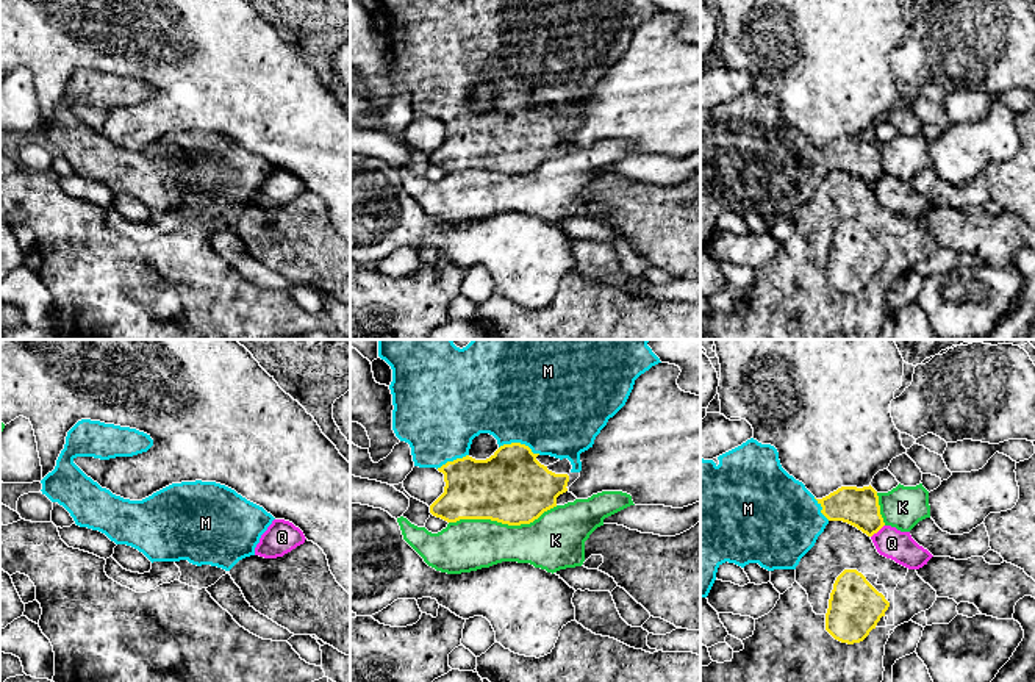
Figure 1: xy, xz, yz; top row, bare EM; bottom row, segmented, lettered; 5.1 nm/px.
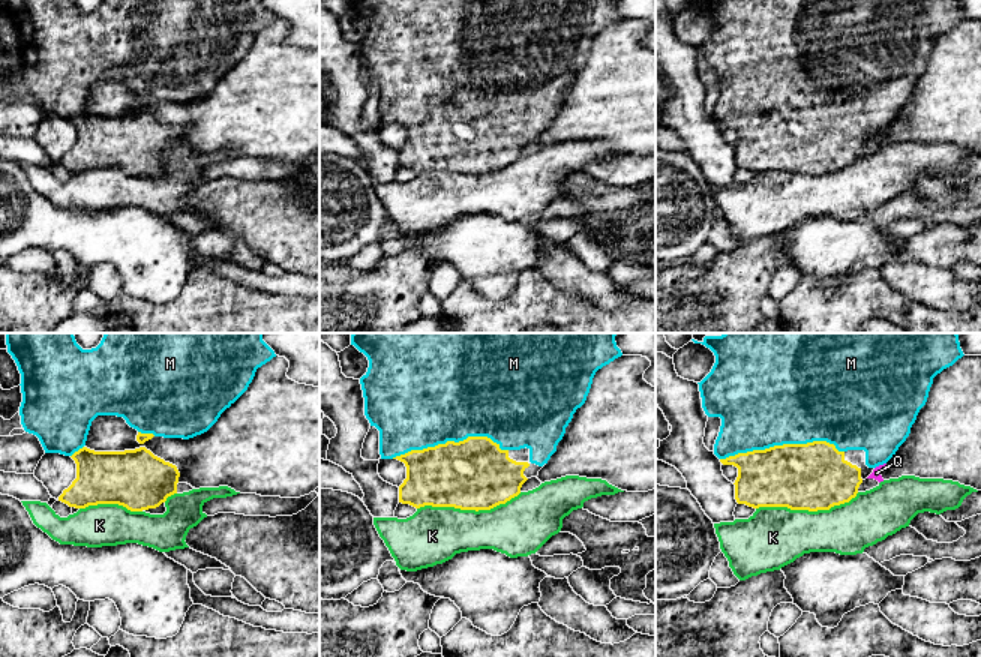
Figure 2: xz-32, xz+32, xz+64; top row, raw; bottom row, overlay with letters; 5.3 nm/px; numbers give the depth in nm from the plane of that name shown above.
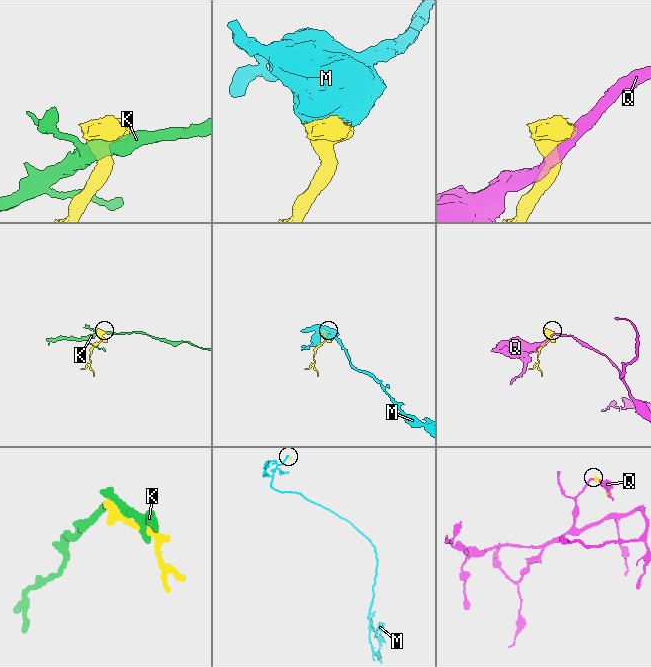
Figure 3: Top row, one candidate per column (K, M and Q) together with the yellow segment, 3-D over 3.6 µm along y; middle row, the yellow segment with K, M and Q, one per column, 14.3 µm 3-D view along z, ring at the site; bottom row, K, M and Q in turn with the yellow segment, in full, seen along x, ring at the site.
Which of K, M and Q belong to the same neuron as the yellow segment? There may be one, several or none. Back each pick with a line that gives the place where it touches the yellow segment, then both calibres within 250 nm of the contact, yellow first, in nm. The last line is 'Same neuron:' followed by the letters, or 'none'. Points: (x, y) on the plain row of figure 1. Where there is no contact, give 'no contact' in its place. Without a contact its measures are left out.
M: contact xz (519, 93); calibres 380 and 500 nm
Same neuron: M

